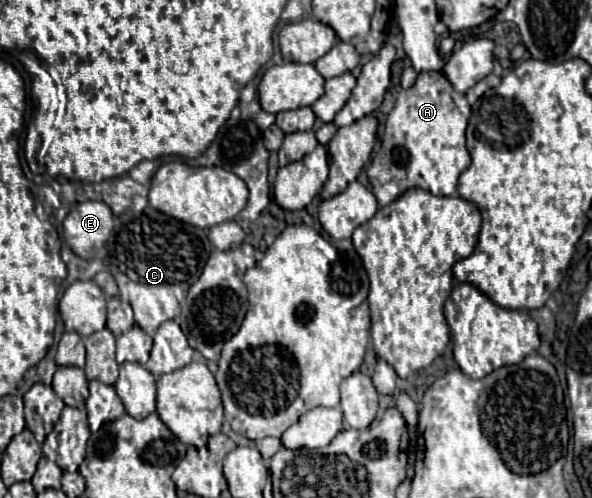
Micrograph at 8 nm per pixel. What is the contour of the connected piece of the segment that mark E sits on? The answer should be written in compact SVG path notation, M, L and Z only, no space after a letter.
M83 201L63 221L65 243L83 259L93 259L109 239L111 231L113 213L103 201Z

